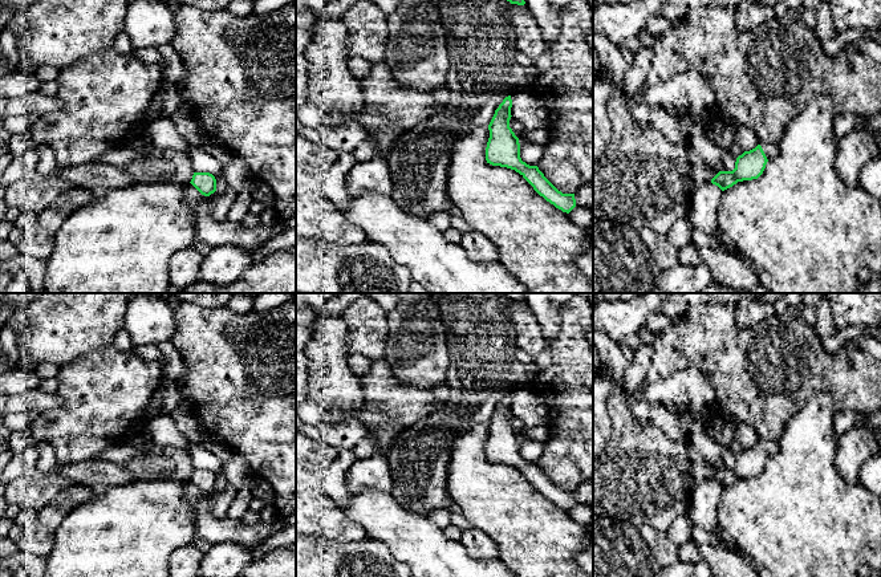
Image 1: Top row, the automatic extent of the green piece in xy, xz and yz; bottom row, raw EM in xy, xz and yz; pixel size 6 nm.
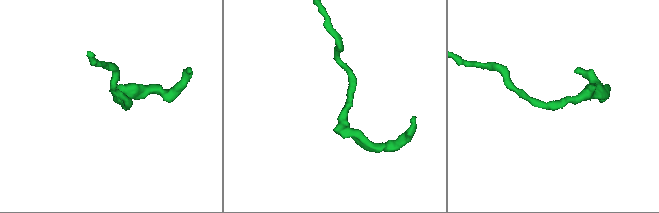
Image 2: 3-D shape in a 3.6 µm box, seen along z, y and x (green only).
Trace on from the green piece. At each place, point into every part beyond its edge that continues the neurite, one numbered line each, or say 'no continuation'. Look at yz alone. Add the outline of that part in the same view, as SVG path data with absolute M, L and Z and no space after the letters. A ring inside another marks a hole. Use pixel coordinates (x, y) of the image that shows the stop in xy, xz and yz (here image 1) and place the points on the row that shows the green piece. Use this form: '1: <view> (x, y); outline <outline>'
1: yz (771, 150); outline M763 142L760 143L767 159L774 159L779 155L779 145Z

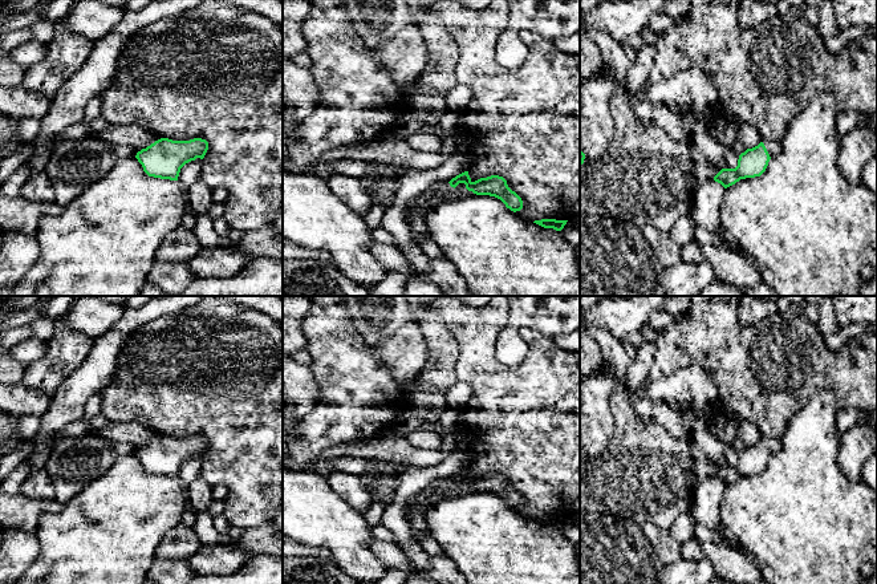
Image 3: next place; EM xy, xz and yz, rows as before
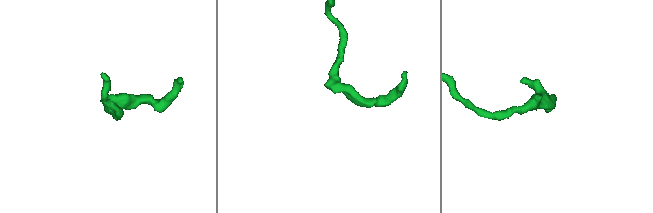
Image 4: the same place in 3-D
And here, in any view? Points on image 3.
1: yz (774, 147); outline M766 139L763 141L770 157L776 157L781 153L781 142Z

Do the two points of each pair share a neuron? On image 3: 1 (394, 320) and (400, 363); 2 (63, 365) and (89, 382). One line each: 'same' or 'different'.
1: same
2: different

